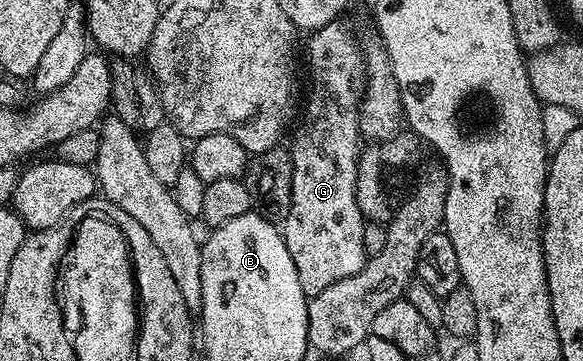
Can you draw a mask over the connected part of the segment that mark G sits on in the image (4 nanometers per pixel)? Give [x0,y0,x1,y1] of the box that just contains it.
[281,19,368,299]

